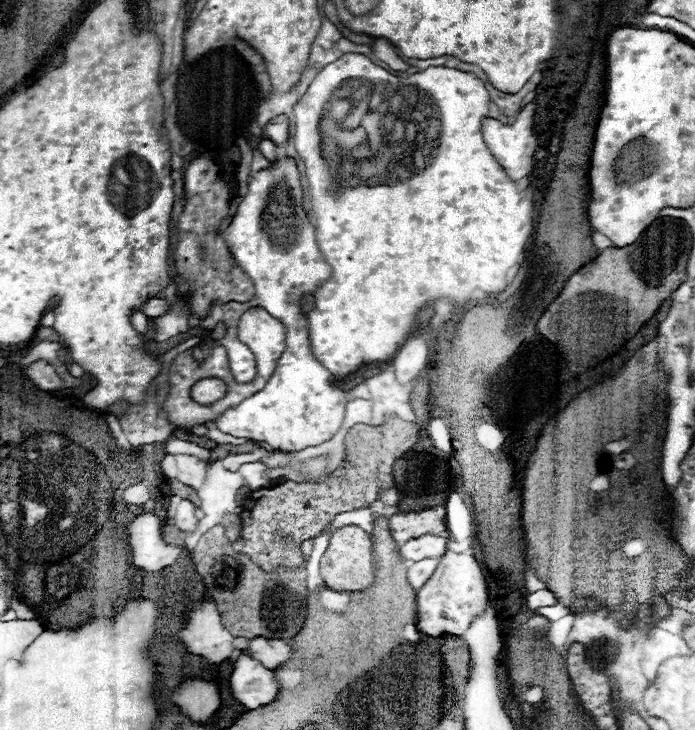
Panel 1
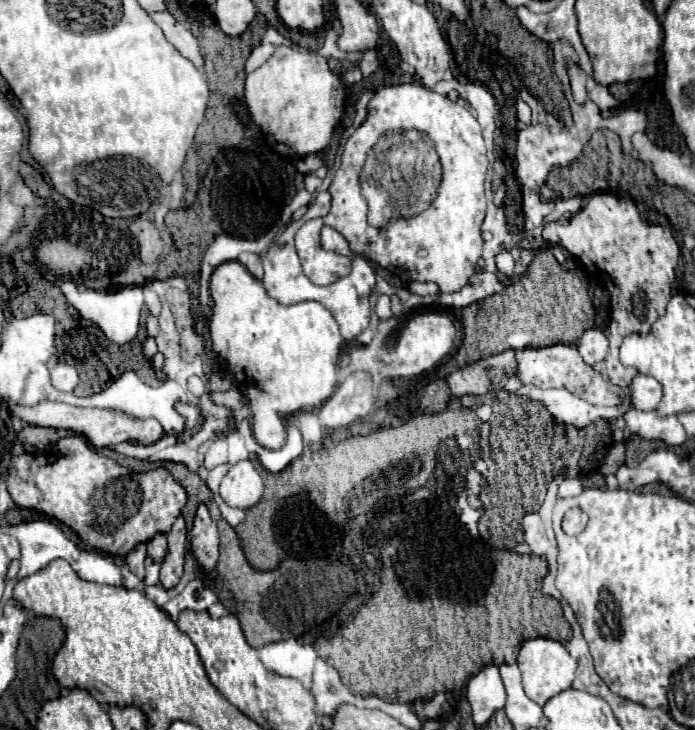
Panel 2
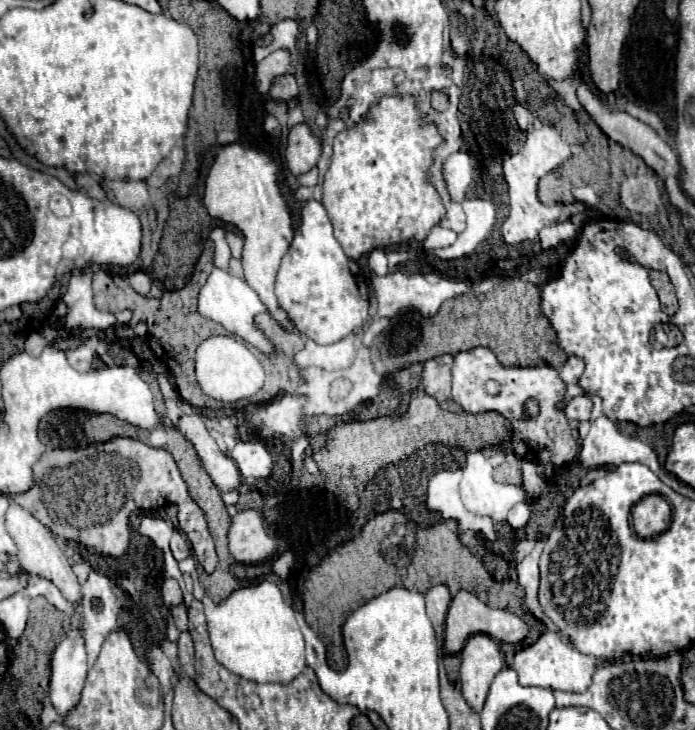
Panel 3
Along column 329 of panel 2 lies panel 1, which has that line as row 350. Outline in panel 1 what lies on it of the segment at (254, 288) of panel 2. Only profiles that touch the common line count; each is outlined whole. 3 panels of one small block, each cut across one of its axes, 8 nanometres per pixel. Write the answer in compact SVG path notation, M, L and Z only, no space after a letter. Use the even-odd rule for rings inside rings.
M348 53L338 58L336 62L328 64L318 72L318 76L312 80L304 96L294 104L294 146L298 156L304 162L306 168L306 180L308 180L308 194L310 194L310 206L314 210L316 218L316 242L320 248L320 254L324 260L328 260L332 268L332 276L326 282L320 282L314 292L314 310L306 312L308 320L308 332L310 332L310 348L316 360L324 364L332 372L336 380L344 380L348 374L356 372L360 366L366 364L380 364L390 360L398 350L400 344L408 338L408 332L414 332L418 326L418 314L424 306L440 302L440 300L452 300L454 304L468 304L472 300L474 290L484 290L490 294L498 294L504 290L504 286L510 284L512 276L516 274L520 262L522 262L522 252L524 246L532 234L532 224L534 224L534 202L532 196L528 196L526 190L520 190L520 186L508 178L504 168L498 164L498 160L492 156L488 150L480 124L488 116L488 106L490 106L490 96L480 78L468 72L460 72L454 68L428 68L418 74L410 76L394 76L388 70L372 64L366 56L362 54ZM348 110L360 110L354 114L354 120L358 122L360 128L366 130L366 142L358 144L362 152L350 154L348 150L336 148L334 146L334 132L336 128L346 126L346 114Z

